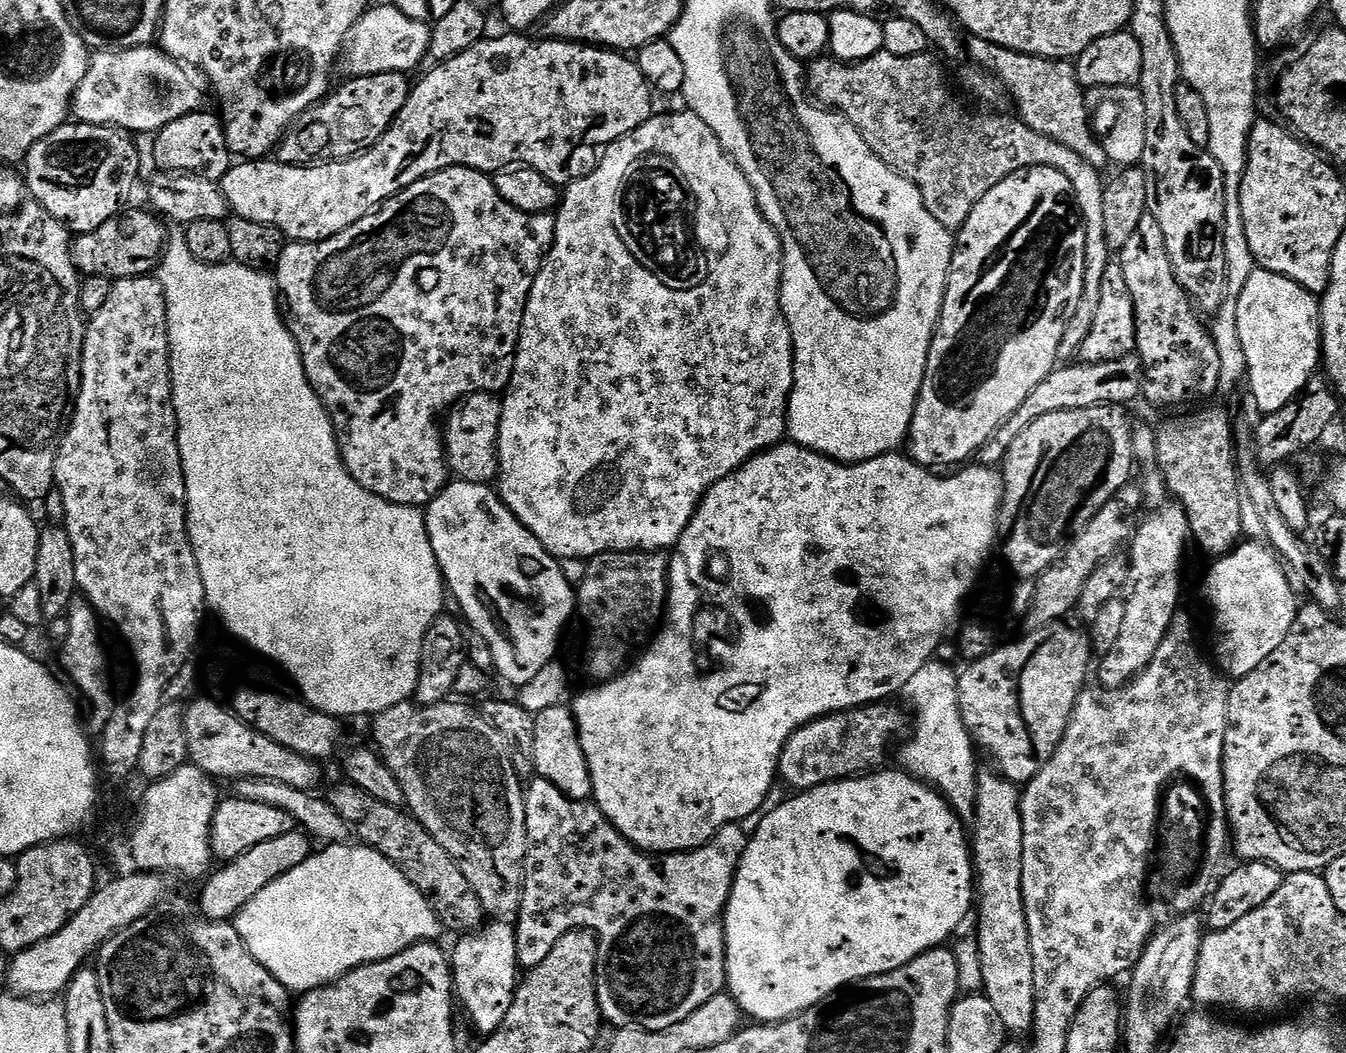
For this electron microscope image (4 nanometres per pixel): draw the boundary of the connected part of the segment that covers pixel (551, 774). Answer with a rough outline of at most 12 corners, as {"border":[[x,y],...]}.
{"border":[[563,703],[535,713],[532,767],[571,800],[592,796],[580,730]]}

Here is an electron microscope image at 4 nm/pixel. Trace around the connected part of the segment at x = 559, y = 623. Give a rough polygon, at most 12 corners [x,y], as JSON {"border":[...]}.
{"border":[[487,484],[424,521],[447,591],[513,686],[557,659],[576,592]]}

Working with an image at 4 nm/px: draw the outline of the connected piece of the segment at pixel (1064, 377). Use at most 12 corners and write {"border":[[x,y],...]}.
{"border":[[1139,356],[1058,366],[976,452],[999,469],[1030,422],[1062,410],[1128,406]]}

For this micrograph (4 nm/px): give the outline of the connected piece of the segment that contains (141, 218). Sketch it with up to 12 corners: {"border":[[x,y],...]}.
{"border":[[121,210],[72,240],[77,272],[115,282],[159,269],[151,211]]}

